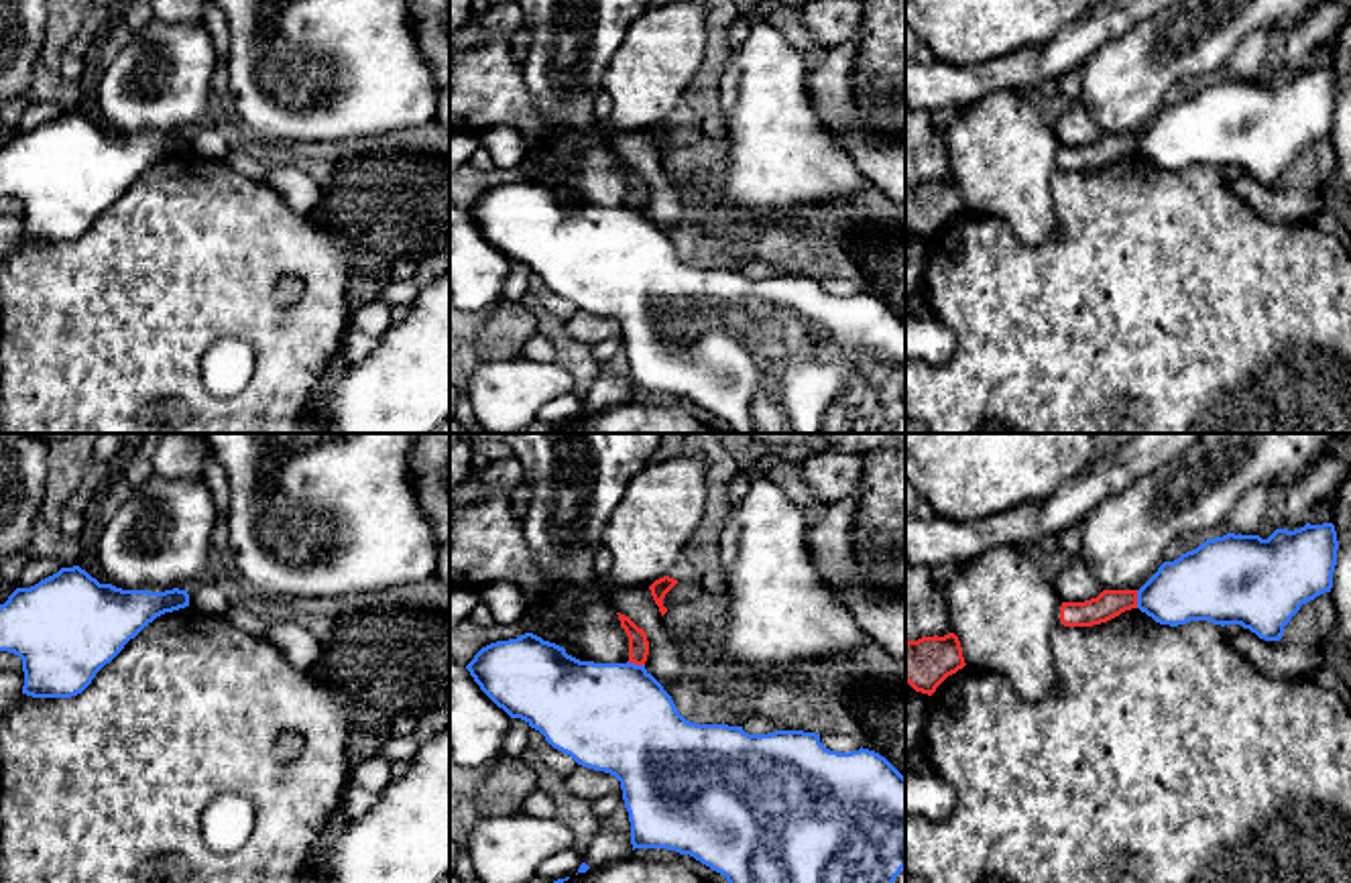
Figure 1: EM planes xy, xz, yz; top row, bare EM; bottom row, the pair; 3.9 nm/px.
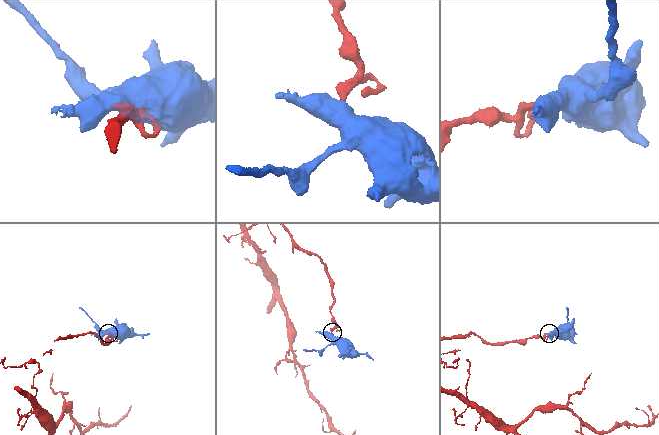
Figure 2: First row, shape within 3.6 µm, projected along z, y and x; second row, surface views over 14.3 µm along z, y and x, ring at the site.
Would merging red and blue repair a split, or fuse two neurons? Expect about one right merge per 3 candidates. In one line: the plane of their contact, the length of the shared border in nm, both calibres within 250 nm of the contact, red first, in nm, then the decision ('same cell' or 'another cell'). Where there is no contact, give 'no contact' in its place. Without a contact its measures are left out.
meets red in yz; contact 70 nm long; 110 nm thick on the red side, 280 nm on the other; another cell

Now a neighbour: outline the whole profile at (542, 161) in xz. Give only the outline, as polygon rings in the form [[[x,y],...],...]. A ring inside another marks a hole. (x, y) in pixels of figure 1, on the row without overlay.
[[[547,149],[531,151],[525,161],[519,165],[519,169],[525,173],[525,177],[537,177],[545,173],[557,173],[560,159],[555,153]]]

